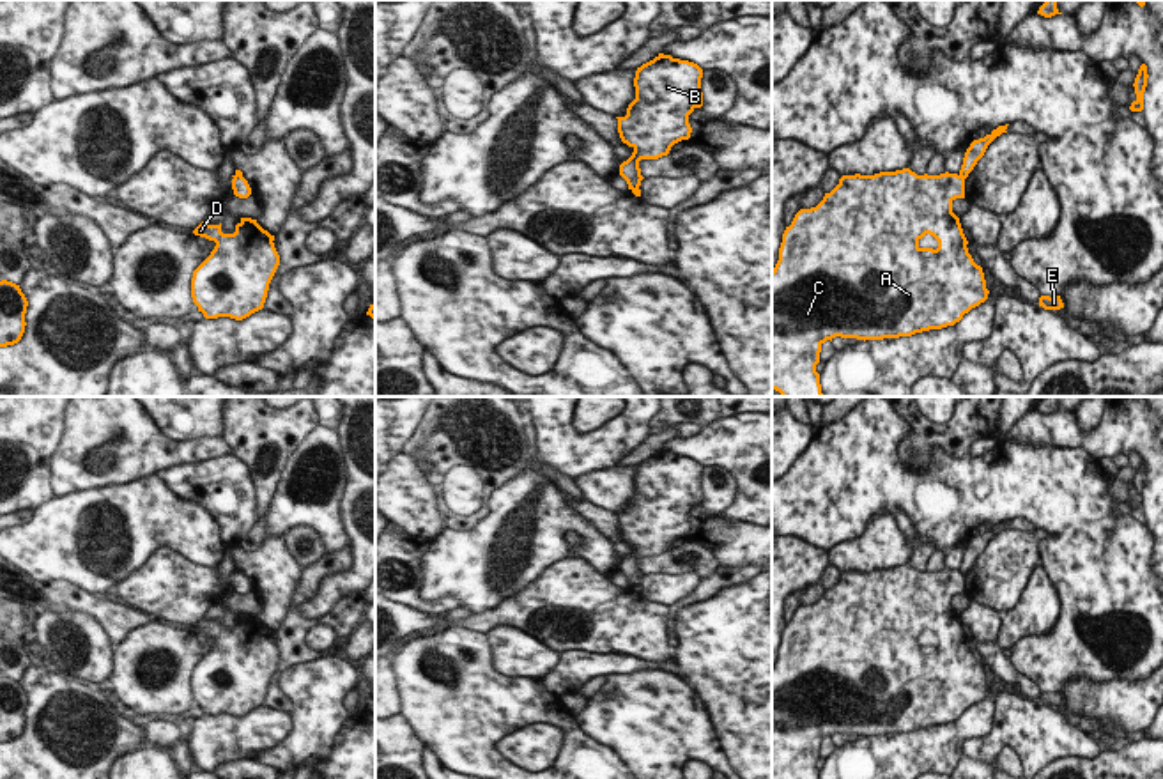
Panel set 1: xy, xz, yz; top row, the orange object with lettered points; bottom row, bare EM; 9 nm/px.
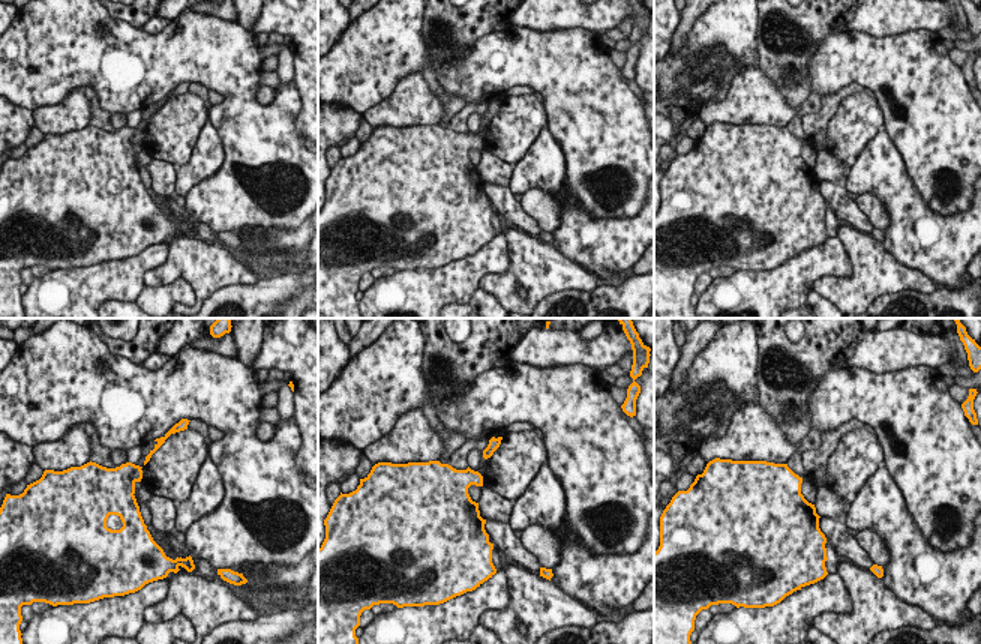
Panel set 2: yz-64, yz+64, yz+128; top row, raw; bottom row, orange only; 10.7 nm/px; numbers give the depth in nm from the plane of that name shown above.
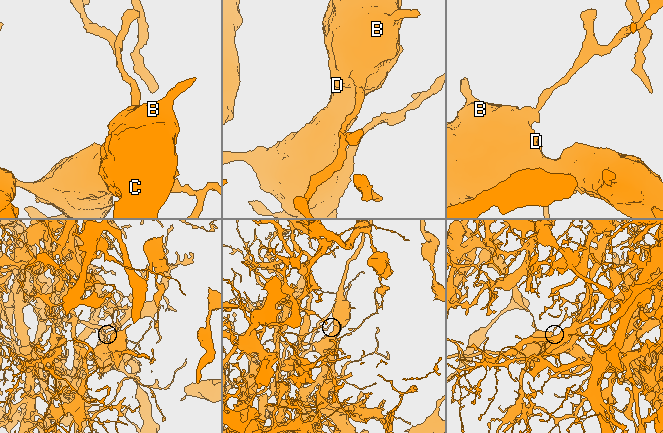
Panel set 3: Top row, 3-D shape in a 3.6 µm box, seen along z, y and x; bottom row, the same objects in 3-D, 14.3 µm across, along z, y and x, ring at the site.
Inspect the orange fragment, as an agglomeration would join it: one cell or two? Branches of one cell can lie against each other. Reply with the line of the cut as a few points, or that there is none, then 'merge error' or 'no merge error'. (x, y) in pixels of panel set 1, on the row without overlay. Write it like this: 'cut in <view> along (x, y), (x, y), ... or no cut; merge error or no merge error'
cut in yz along (960, 570), (963, 578); merge error

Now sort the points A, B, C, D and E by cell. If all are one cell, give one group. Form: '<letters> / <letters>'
A B C D / E

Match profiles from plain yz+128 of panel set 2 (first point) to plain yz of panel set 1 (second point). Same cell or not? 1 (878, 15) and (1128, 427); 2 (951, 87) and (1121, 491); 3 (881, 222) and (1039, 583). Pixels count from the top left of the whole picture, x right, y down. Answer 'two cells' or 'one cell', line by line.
1: one cell
2: two cells
3: two cells

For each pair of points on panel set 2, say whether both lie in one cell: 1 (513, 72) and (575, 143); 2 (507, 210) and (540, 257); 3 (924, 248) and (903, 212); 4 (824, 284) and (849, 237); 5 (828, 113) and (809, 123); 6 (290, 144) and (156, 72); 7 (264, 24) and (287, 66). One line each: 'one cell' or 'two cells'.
1: one cell
2: two cells
3: one cell
4: one cell
5: one cell
6: one cell
7: two cells

